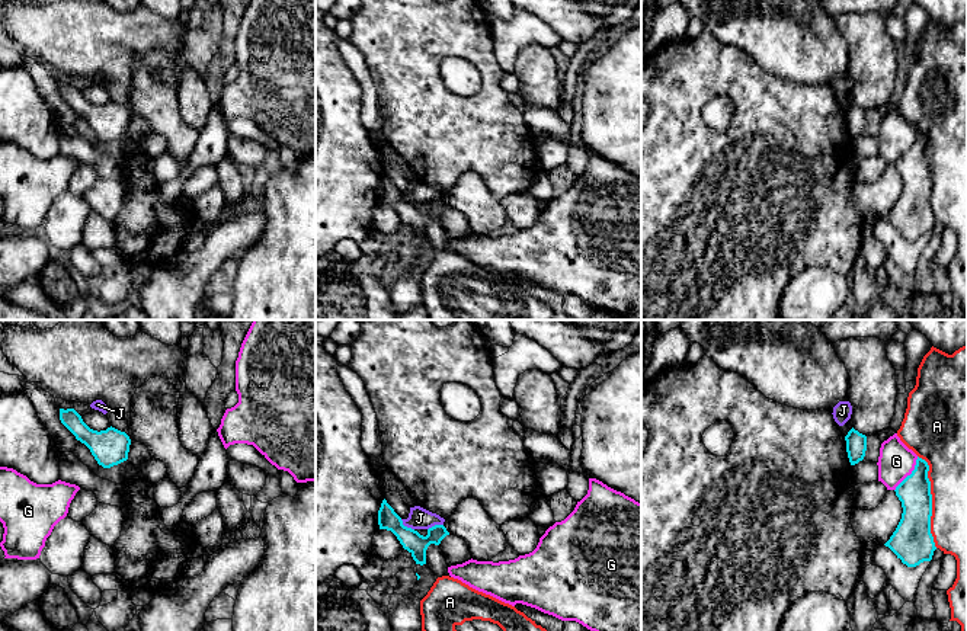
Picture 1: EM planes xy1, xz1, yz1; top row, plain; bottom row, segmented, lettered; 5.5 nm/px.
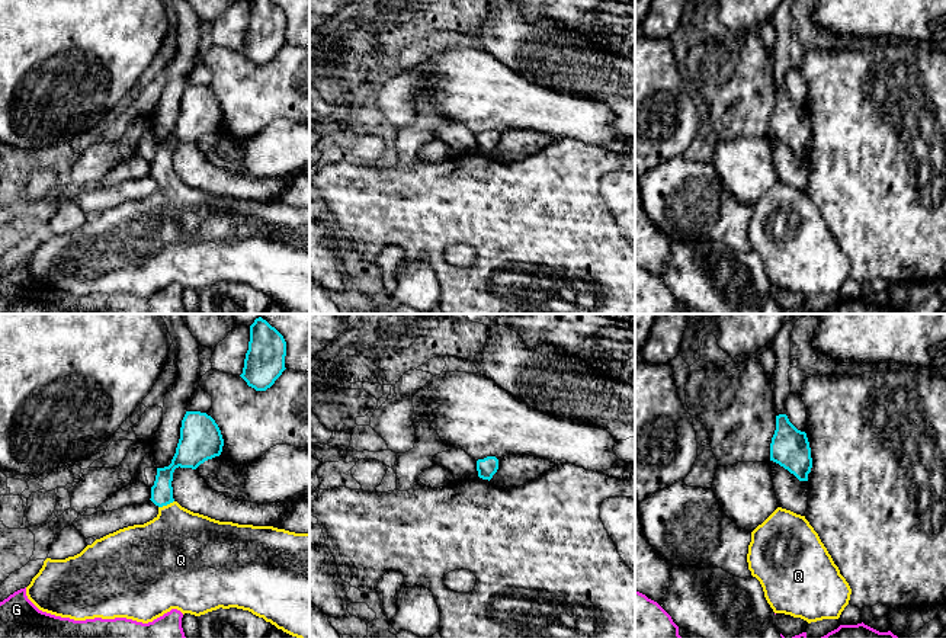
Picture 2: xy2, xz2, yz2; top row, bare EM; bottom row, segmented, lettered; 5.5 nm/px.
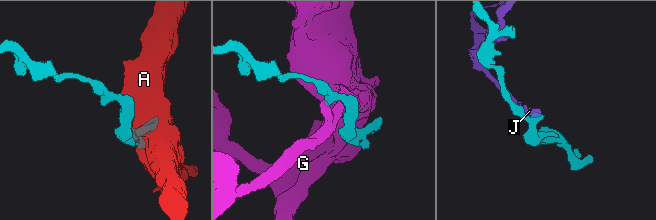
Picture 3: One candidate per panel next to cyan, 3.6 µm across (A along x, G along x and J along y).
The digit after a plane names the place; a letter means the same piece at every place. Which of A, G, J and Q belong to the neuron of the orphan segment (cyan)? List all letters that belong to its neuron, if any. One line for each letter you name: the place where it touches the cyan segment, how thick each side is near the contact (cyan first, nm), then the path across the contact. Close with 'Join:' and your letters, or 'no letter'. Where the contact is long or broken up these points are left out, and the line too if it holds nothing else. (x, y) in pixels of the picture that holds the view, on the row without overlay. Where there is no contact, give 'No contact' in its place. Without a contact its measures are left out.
Q: Touches cyan at xy2 (166, 179). Thickness 130 nm (cyan) against 420 nm. Path across: xy2 (162, 167), (166, 179), (178, 210), (178, 223)
Join: Q

